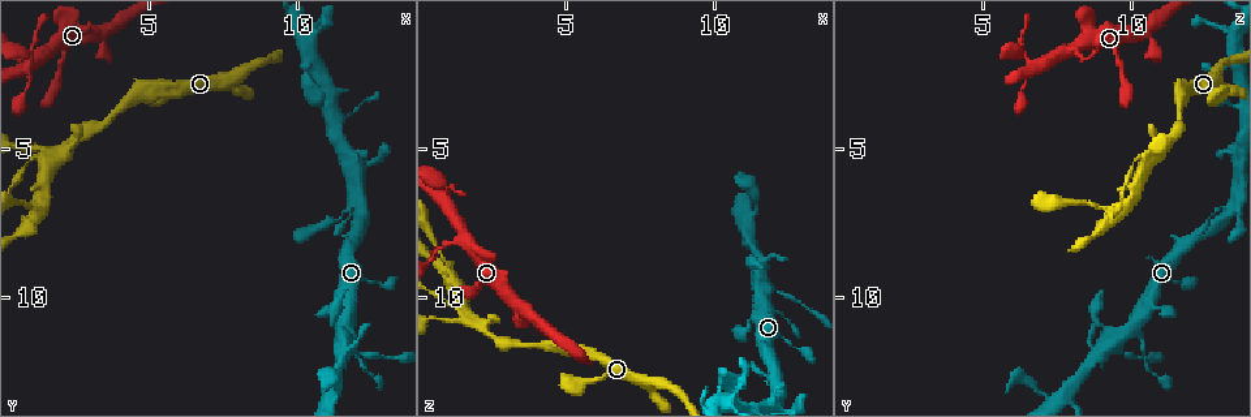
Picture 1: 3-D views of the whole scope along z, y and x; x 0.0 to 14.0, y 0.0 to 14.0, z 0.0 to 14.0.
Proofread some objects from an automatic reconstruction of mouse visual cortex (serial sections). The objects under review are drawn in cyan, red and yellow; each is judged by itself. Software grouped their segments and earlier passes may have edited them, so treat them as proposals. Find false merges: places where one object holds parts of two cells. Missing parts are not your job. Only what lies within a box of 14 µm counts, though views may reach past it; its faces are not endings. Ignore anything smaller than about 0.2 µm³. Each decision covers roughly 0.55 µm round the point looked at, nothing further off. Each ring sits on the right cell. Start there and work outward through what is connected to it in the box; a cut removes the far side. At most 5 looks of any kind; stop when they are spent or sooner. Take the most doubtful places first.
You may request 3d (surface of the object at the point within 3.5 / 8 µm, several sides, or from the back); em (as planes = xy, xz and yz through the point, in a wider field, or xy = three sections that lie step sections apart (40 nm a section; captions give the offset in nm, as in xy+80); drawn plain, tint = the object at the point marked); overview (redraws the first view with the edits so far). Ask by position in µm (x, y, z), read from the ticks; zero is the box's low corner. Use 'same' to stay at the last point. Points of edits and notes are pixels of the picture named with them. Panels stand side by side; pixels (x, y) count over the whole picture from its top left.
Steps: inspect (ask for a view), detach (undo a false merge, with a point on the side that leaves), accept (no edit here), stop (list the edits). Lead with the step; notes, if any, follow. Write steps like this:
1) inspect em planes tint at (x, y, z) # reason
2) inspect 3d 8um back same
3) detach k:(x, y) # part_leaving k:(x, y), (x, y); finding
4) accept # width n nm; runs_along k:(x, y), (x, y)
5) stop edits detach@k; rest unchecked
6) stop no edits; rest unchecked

inspect 3d 8um at (2.2, 5.2, 10.9) # side arm on a straight run

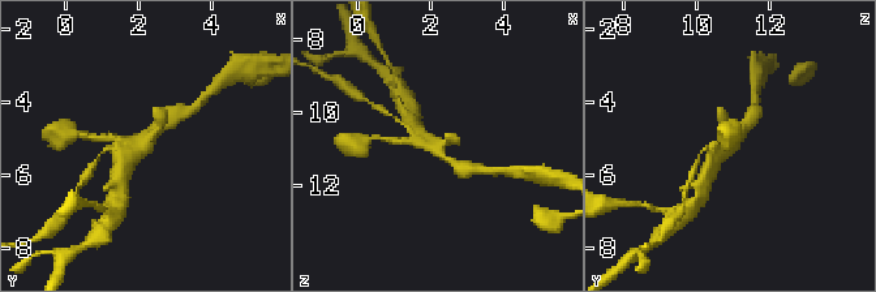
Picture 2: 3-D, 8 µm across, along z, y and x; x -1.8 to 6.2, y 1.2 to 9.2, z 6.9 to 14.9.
inspect em xy step 1 tint at (2.1, 5.2, 10.9) # shape alone is not enough

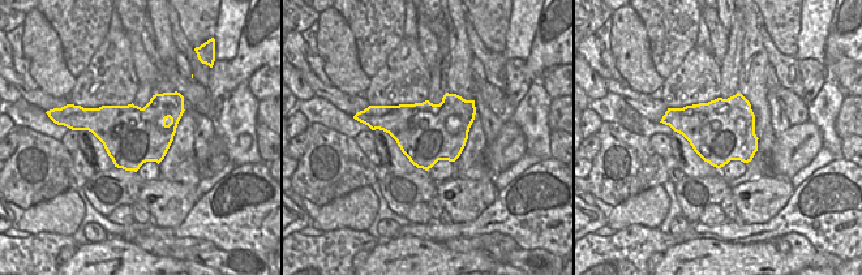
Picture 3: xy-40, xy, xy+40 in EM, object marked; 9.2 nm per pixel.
accept # runs_along 2:(168, 121), (123, 167); one cell here

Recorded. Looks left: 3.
inspect 3d 3.5um at (12.2, 11.9, 9.7)

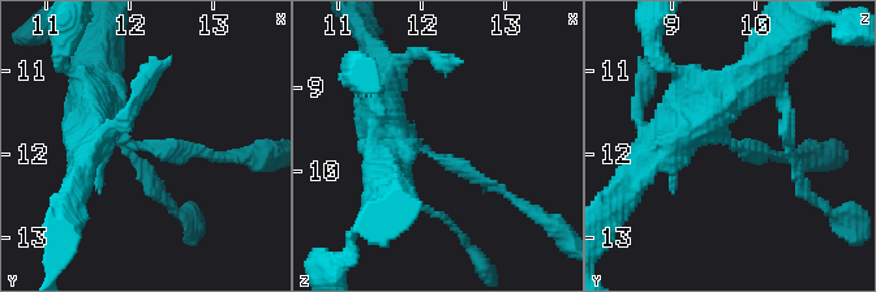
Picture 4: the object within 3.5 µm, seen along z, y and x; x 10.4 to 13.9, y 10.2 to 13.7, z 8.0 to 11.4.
inspect em xy step 3 plain at (12.15, 11.95, 9.75) # arm_widths 150, 500 nm; shape alone is not enough

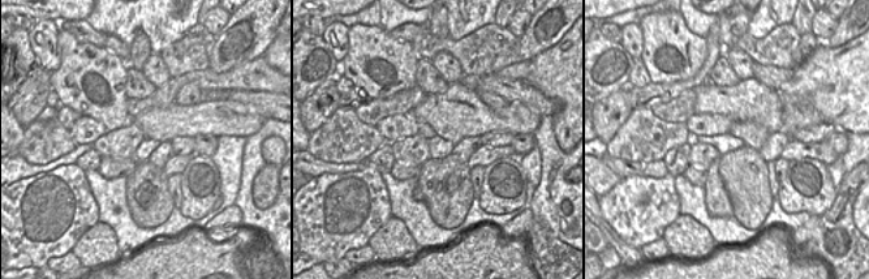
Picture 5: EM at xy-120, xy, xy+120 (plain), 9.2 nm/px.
inspect em xy step 3 tint same # where the object lies

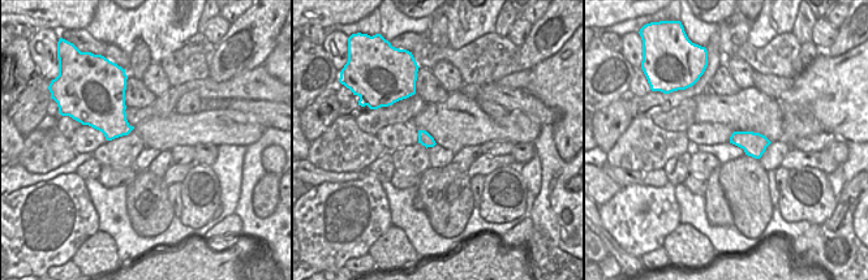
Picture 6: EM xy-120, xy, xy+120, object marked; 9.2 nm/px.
accept # runs_along 4:(387, 138), (383, 123), (507, 196); all the same cell

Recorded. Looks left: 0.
stop no edits; rest unchecked

